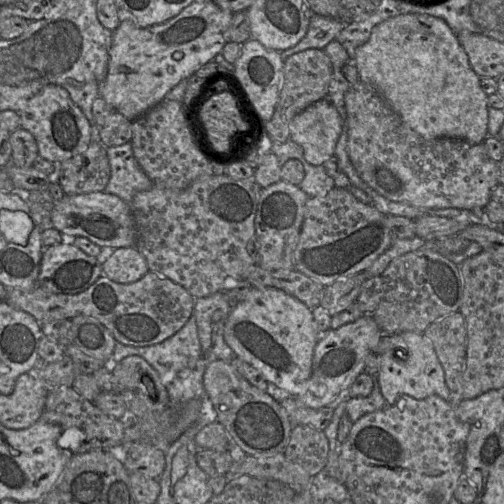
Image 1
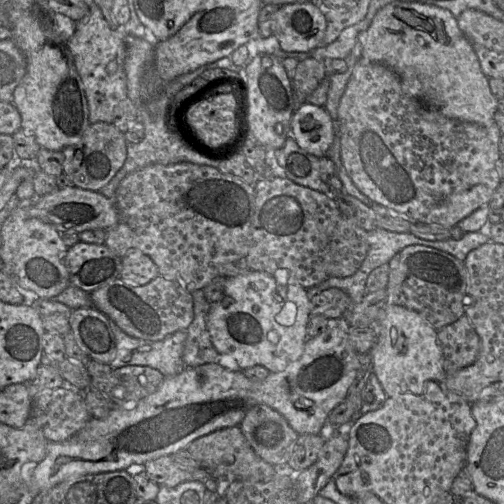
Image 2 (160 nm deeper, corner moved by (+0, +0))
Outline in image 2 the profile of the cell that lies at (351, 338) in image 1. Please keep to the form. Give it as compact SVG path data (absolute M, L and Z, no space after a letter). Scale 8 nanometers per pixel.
M344 319L328 328L324 333L307 339L302 355L278 373L269 373L261 381L253 381L241 370L232 371L219 363L185 367L174 376L165 377L152 394L128 406L114 406L104 418L94 418L74 436L63 442L48 442L45 458L36 466L31 478L29 501L41 491L75 476L126 470L130 465L141 465L162 456L170 456L195 439L214 431L239 426L248 408L265 404L287 420L292 429L301 434L324 434L331 426L327 424L330 412L344 402L348 390L356 376L356 356L358 354L349 339L348 327Z

